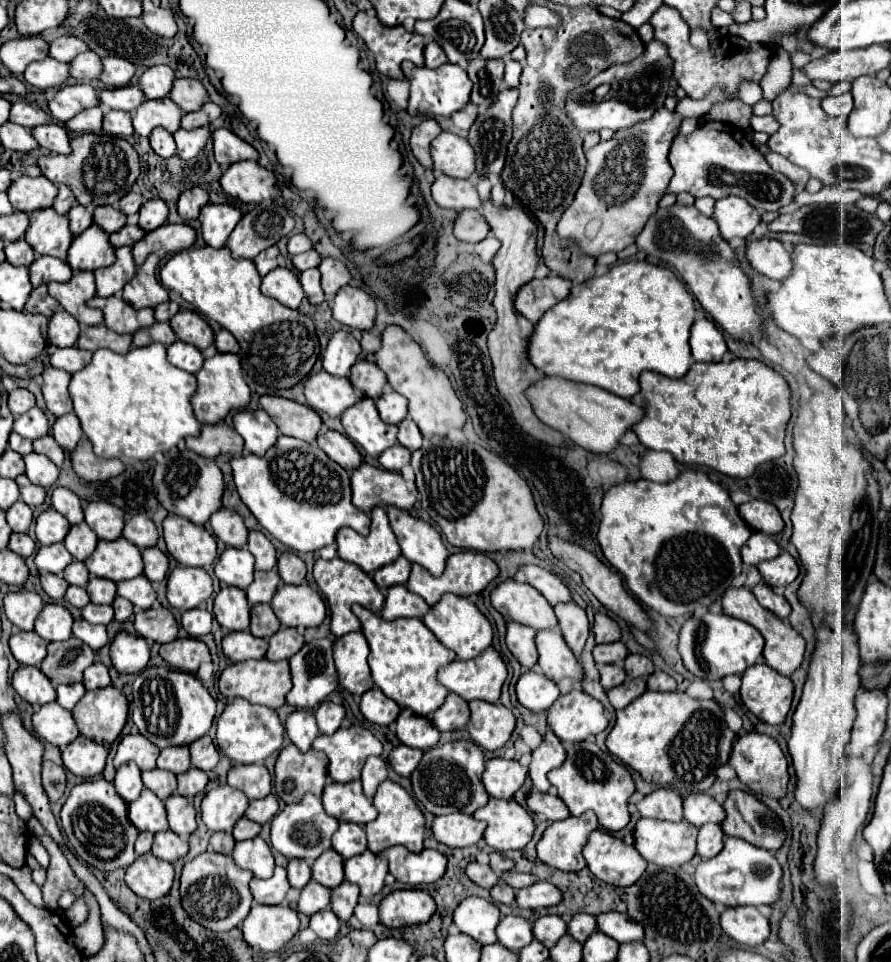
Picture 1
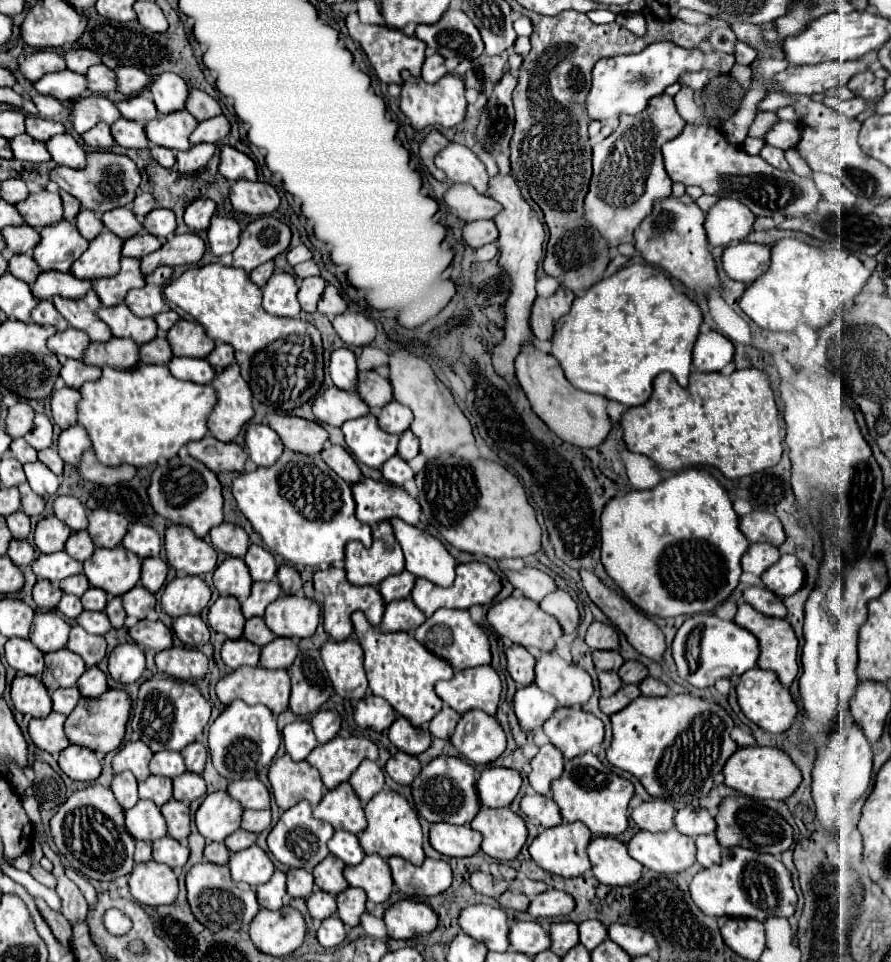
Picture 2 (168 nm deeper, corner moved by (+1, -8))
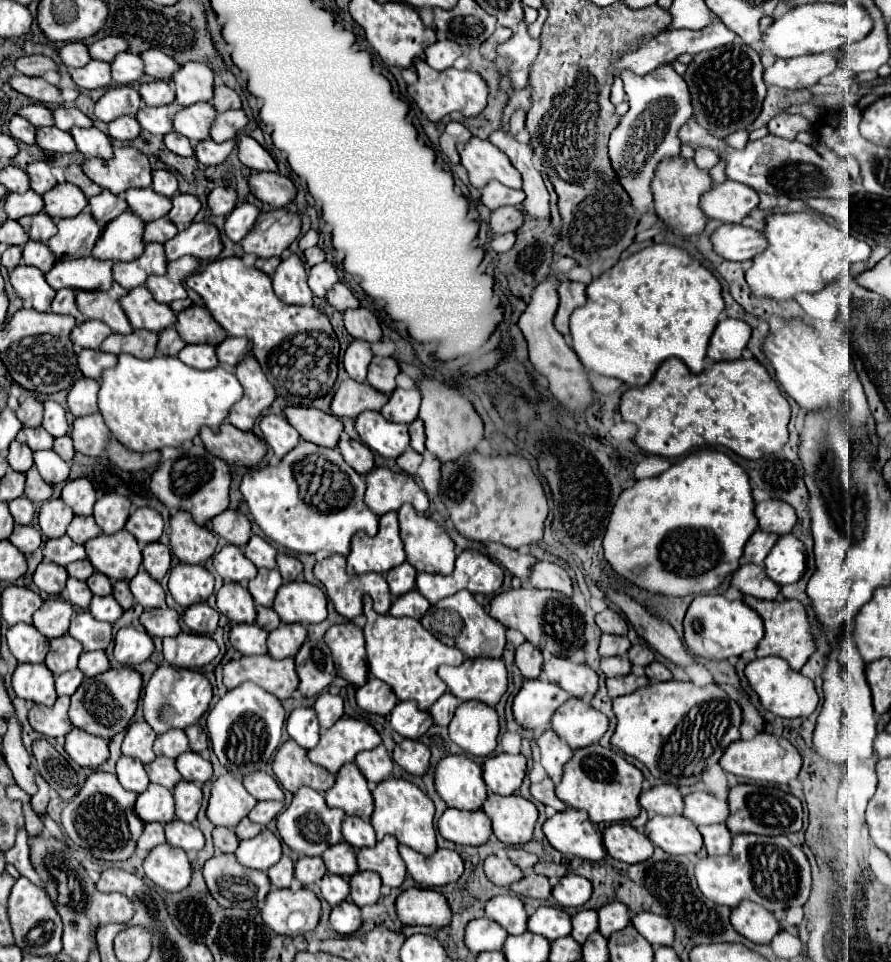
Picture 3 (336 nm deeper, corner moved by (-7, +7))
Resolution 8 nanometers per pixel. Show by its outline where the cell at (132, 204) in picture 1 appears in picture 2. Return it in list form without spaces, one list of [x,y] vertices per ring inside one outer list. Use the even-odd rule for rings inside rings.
[[[139,192],[137,198],[131,202],[129,208],[131,208],[131,212],[141,220],[143,216],[147,216],[147,214],[155,208],[155,200],[153,200],[153,196],[147,194],[147,192]]]

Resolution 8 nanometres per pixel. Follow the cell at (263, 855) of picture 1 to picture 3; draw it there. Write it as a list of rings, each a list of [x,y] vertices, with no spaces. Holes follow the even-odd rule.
[[[263,829],[257,837],[241,841],[235,851],[235,857],[245,867],[267,871],[281,859],[281,841],[279,837],[275,837],[273,831]]]

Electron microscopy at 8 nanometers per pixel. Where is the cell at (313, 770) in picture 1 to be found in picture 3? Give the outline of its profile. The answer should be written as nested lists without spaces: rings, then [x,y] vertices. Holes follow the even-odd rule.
[[[291,739],[277,749],[273,759],[273,771],[283,789],[291,793],[297,793],[297,789],[303,785],[325,793],[335,783],[335,775],[327,773],[327,769],[319,765],[313,765],[307,757],[307,751]]]

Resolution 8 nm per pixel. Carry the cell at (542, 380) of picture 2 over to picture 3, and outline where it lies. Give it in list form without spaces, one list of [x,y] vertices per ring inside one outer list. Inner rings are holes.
[[[549,273],[545,277],[545,281],[541,281],[531,295],[531,301],[527,305],[527,309],[523,311],[523,315],[519,317],[519,327],[529,343],[529,359],[533,363],[533,367],[545,375],[549,379],[549,389],[551,393],[561,401],[561,405],[565,405],[571,413],[575,413],[577,409],[585,409],[591,403],[593,397],[593,387],[589,383],[587,373],[583,371],[583,365],[579,361],[579,357],[575,355],[575,351],[565,343],[563,335],[553,327],[553,317],[555,317],[555,309],[559,305],[559,295],[557,295],[557,287],[559,287],[559,279],[555,277],[555,273]]]

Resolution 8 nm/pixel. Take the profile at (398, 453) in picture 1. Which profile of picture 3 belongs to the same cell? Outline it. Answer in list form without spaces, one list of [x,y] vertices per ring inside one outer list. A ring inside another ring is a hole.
[[[407,447],[407,453],[403,453],[403,457],[397,457],[397,465],[409,475],[417,473],[421,461],[423,461],[423,457],[419,453],[415,453],[411,447]]]

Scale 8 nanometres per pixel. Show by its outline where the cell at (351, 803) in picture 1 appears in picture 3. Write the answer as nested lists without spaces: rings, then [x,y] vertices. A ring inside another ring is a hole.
[[[347,763],[339,769],[335,785],[325,793],[325,801],[329,807],[343,809],[347,815],[357,815],[365,821],[373,813],[373,797],[367,779],[355,763]]]

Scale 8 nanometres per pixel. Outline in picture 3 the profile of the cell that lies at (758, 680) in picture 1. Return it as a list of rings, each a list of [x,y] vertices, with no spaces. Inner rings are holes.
[[[763,657],[763,659],[755,659],[745,667],[745,677],[751,685],[751,689],[759,695],[761,705],[775,713],[777,717],[809,717],[815,707],[817,707],[817,691],[811,679],[803,677],[799,671],[793,671],[787,661],[779,659],[779,657]]]

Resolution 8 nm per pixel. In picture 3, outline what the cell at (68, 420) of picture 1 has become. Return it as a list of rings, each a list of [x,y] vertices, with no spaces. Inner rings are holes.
[[[95,413],[95,415],[79,417],[73,421],[71,439],[73,439],[75,451],[89,457],[99,457],[105,451],[107,441],[111,439],[111,433],[103,423],[101,413]]]

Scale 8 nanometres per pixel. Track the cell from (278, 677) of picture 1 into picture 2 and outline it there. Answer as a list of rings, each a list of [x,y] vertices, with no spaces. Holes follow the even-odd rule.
[[[241,666],[221,678],[215,686],[221,704],[243,700],[245,704],[265,704],[275,716],[287,710],[289,676],[287,670],[265,670],[261,666]]]

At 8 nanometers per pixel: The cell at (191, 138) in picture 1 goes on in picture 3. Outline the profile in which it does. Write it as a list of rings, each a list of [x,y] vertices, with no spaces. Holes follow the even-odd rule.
[[[211,139],[195,143],[195,155],[203,165],[221,165],[229,157],[229,153],[237,147],[237,141],[215,143]]]

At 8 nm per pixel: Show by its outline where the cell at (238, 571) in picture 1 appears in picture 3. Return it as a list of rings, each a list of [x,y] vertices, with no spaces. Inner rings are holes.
[[[225,545],[215,555],[213,557],[213,567],[223,577],[223,581],[247,583],[257,575],[257,567],[235,545]]]

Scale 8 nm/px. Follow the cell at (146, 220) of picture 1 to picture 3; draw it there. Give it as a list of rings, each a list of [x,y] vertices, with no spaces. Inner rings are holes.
[[[179,195],[179,197],[173,197],[173,209],[169,211],[167,217],[179,227],[187,227],[193,223],[193,217],[197,215],[199,209],[201,209],[201,203],[197,197]]]

